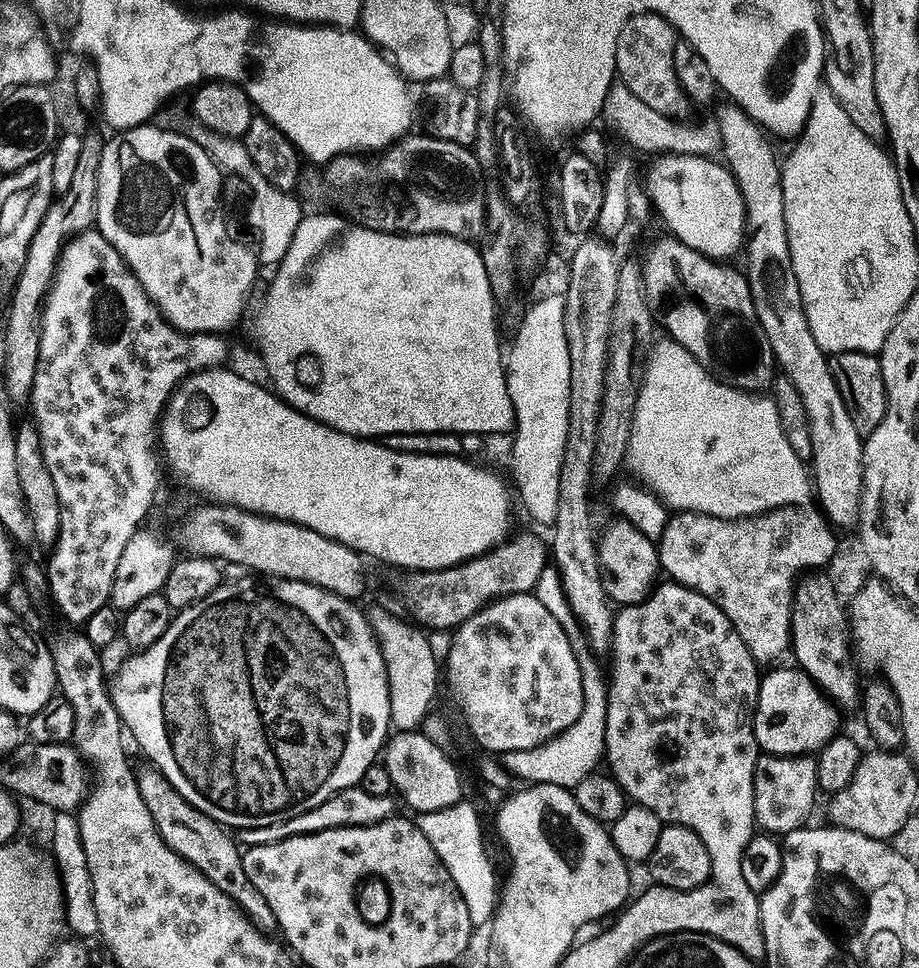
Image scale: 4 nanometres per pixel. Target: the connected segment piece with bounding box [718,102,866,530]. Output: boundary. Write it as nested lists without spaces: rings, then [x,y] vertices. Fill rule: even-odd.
[[[735,103],[725,105],[718,116],[722,156],[742,190],[746,206],[746,275],[752,295],[750,304],[756,307],[756,316],[760,319],[759,331],[763,339],[770,342],[779,371],[794,382],[798,394],[802,394],[802,402],[810,418],[810,434],[814,438],[810,472],[814,477],[815,495],[818,500],[820,496],[819,503],[824,514],[837,529],[855,529],[860,523],[860,499],[864,496],[866,440],[854,424],[848,404],[842,398],[833,361],[818,344],[818,338],[814,338],[814,330],[810,330],[810,322],[806,318],[802,286],[798,286],[798,274],[794,274],[790,254],[782,164],[779,159],[776,161],[760,125],[755,124]]]

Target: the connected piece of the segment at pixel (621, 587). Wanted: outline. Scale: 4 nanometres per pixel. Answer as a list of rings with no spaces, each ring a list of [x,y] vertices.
[[[623,518],[617,521],[617,524],[610,525],[602,532],[598,540],[604,590],[613,605],[633,608],[635,604],[644,603],[652,595],[661,579],[660,550],[653,537],[645,536],[641,528],[629,524]]]

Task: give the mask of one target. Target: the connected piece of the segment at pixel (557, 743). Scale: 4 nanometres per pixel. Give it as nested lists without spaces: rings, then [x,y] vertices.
[[[591,651],[579,653],[583,676],[584,710],[581,718],[569,730],[533,751],[510,751],[503,753],[502,763],[517,781],[527,785],[556,785],[575,790],[586,777],[593,775],[600,760],[605,757],[606,722],[608,721],[609,696],[607,679],[596,664]]]

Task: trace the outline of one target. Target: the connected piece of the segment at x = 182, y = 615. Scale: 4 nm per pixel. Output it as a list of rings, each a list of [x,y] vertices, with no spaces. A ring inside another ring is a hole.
[[[245,578],[228,582],[205,600],[199,601],[183,609],[173,619],[172,624],[145,652],[137,652],[120,668],[116,681],[111,681],[112,701],[118,710],[120,720],[125,729],[136,739],[136,744],[149,756],[151,767],[158,769],[167,780],[202,814],[206,814],[214,824],[225,829],[247,830],[274,826],[286,822],[290,818],[298,818],[318,806],[322,806],[330,798],[347,788],[355,788],[361,783],[363,775],[381,759],[382,753],[393,731],[390,686],[387,680],[386,662],[376,638],[369,617],[359,612],[357,605],[350,600],[343,600],[333,592],[315,588],[293,580],[273,580],[271,578]],[[268,690],[266,716],[260,704],[264,704],[264,696]]]

